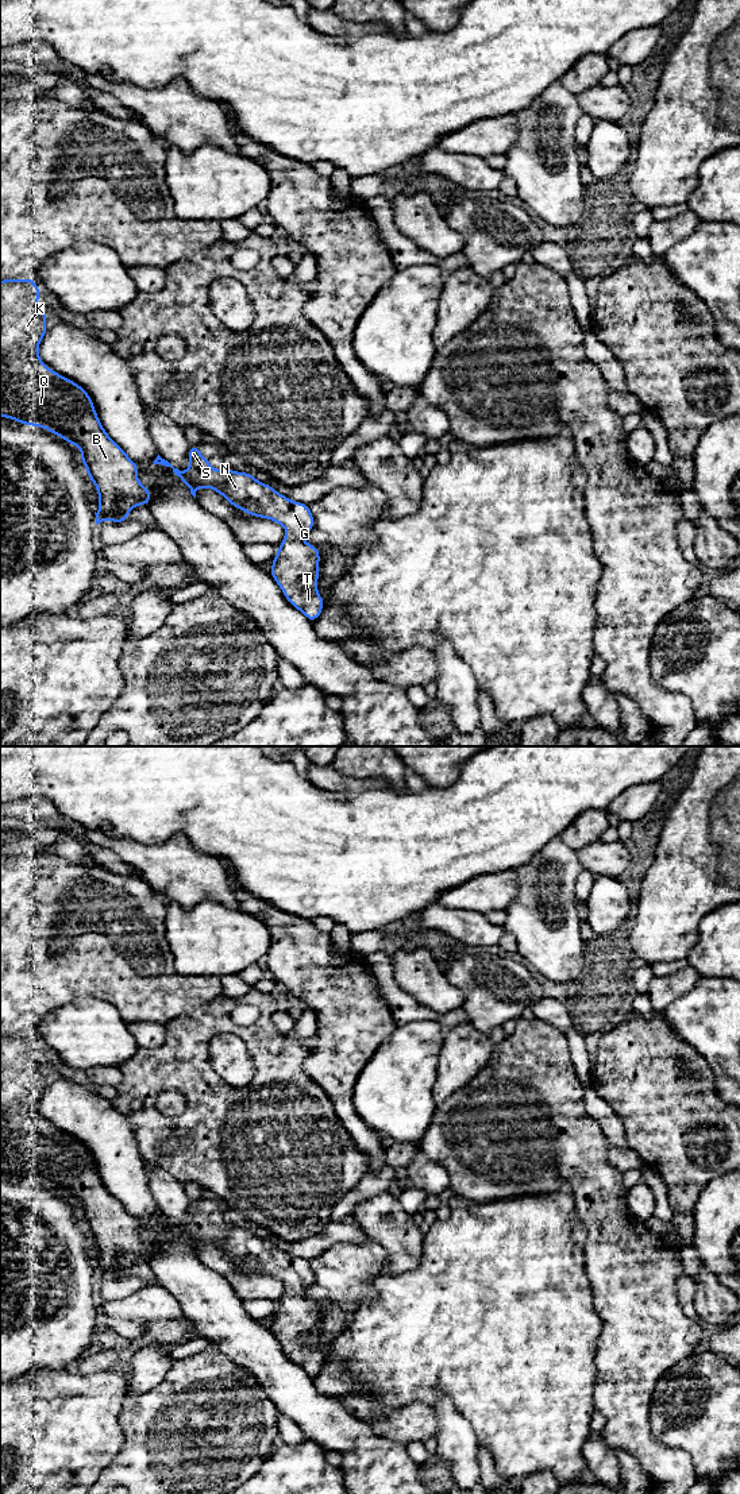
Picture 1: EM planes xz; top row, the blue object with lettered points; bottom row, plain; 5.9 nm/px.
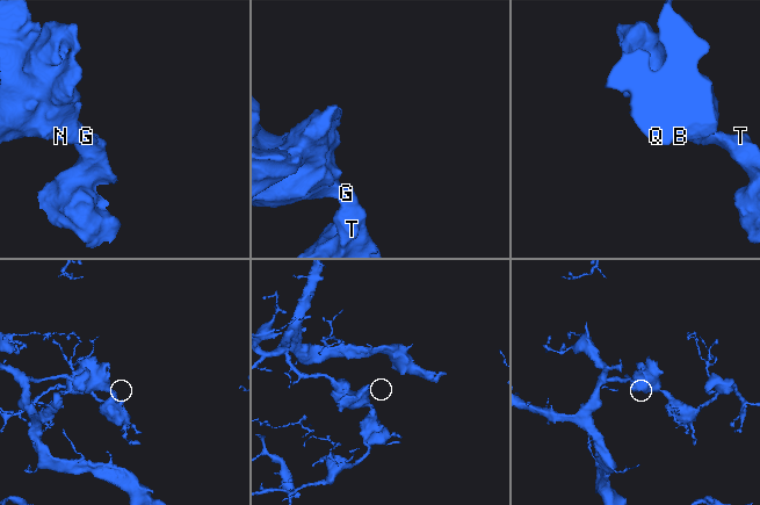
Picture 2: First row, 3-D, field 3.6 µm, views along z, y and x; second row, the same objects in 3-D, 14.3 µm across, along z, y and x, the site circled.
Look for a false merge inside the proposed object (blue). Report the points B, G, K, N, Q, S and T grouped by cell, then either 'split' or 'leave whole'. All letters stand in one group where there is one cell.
B G K N Q S T; leave whole

